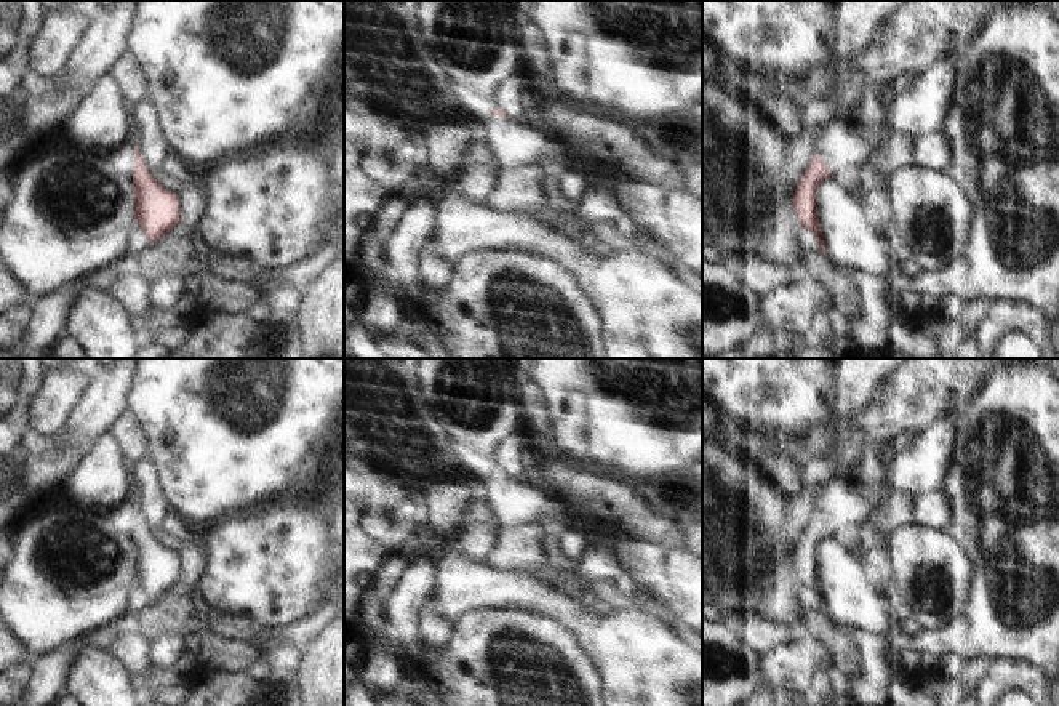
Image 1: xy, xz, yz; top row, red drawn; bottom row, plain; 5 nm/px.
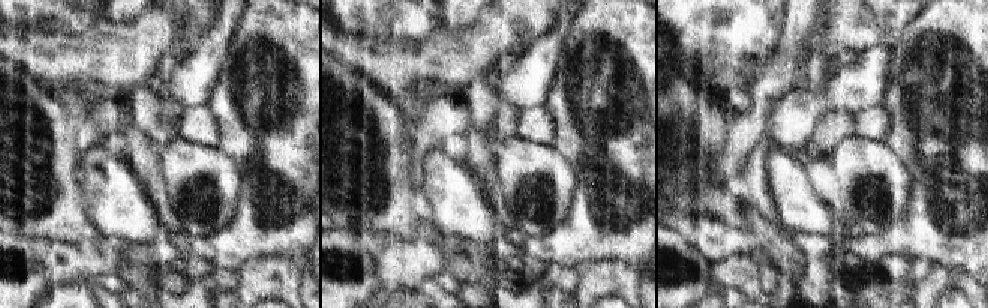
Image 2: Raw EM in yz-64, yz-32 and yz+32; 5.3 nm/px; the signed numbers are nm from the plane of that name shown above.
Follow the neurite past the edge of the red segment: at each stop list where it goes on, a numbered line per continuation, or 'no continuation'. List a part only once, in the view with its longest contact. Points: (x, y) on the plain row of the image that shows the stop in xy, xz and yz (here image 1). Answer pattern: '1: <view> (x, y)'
1: yz (843, 503)

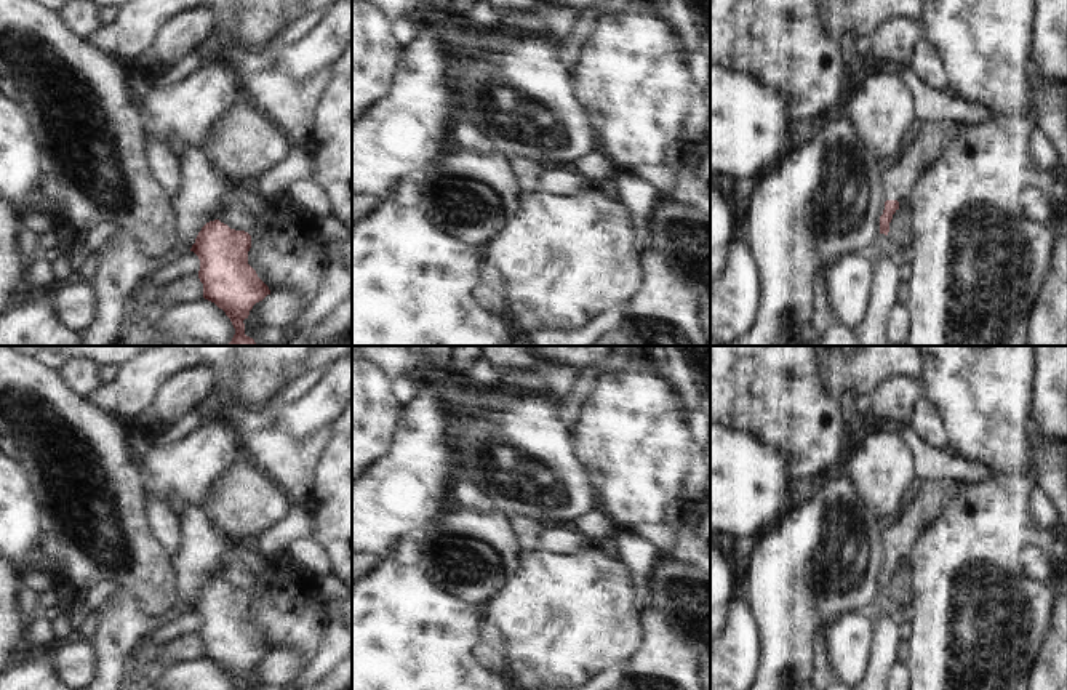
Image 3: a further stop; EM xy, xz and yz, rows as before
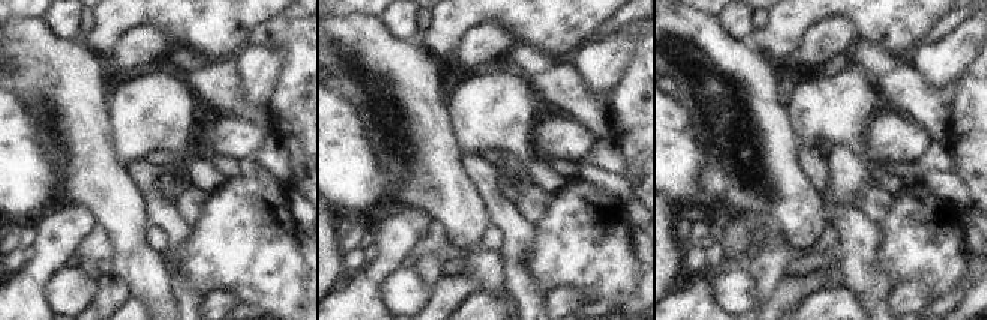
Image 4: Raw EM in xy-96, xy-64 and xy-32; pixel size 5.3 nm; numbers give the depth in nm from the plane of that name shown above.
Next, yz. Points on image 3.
1: yz (927, 505)

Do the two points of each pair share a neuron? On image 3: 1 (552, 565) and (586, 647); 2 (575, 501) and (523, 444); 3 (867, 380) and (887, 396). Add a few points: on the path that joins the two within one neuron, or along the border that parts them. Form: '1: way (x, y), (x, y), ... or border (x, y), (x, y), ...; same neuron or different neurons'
1: way (552, 586), (552, 601), (565, 626); same neuron
2: way (567, 485), (539, 455); same neuron
3: border (915, 380), (893, 377), (871, 396); different neurons

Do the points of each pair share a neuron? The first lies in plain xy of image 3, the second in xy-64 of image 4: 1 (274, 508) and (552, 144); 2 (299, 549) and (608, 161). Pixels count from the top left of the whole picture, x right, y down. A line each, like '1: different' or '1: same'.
1: same
2: different

